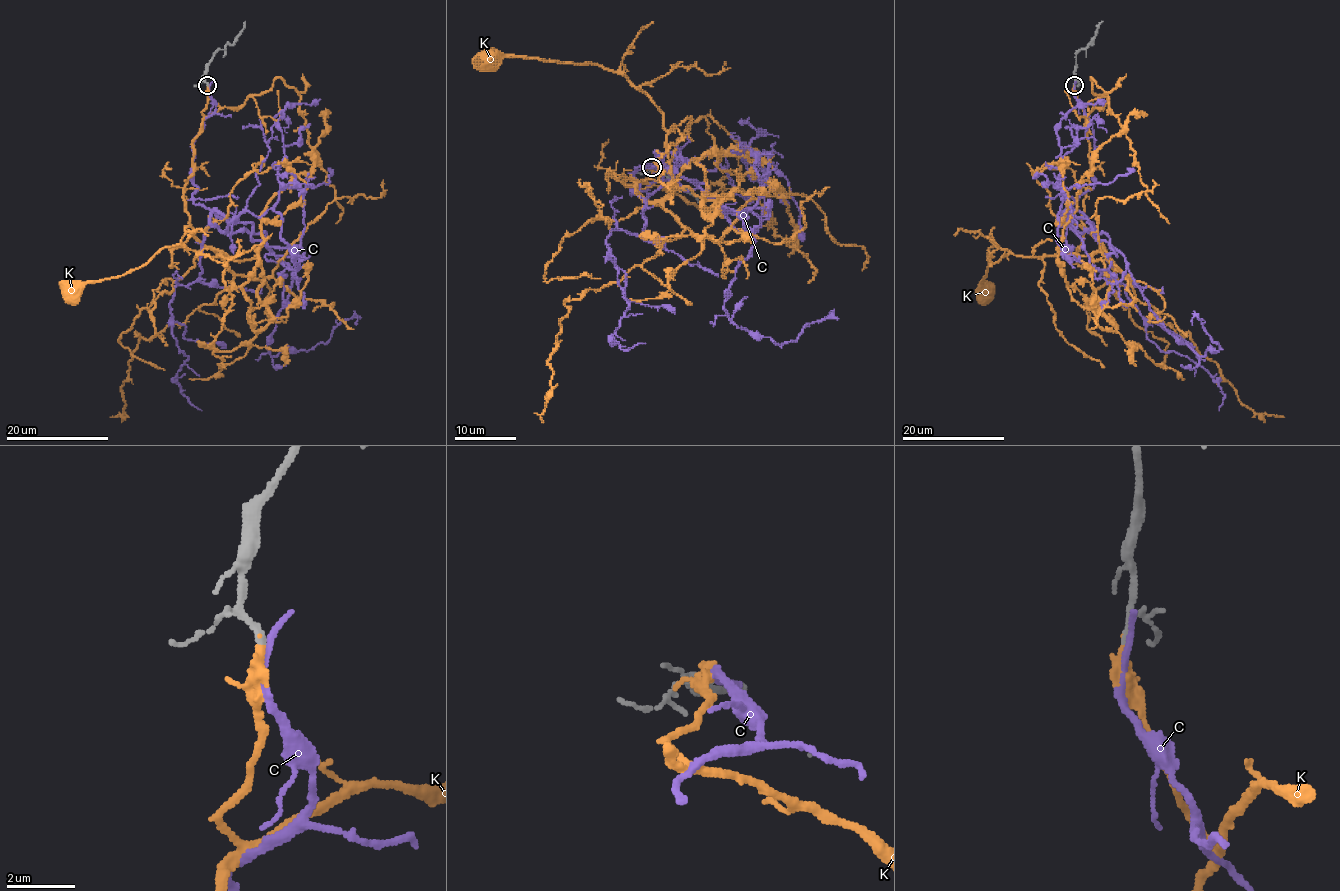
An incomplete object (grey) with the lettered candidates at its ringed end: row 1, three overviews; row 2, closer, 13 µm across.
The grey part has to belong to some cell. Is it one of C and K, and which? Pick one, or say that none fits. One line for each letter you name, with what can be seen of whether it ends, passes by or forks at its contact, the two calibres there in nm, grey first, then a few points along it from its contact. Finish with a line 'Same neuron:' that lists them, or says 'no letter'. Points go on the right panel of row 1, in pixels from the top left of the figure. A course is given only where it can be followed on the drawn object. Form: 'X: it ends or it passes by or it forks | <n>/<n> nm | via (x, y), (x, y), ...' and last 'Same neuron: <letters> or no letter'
K: it ends | 170/240 nm | via (1073, 85), (1087, 117), (1081, 223), (1101, 243), (1086, 256), (1016, 256), (997, 244), (985, 289)
Same neuron: K

